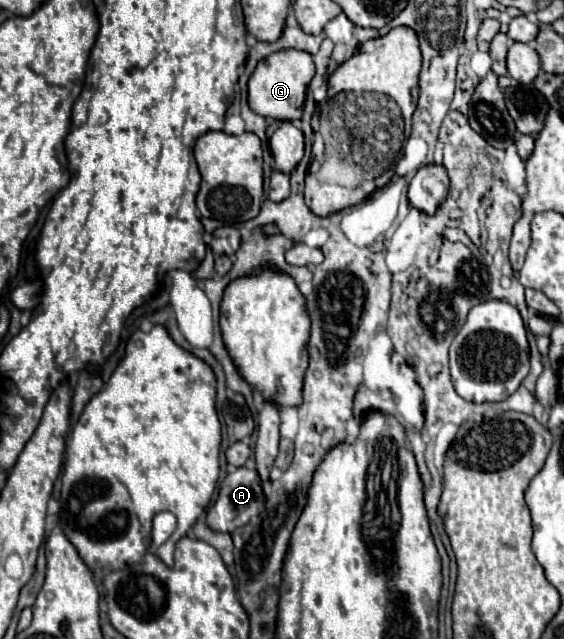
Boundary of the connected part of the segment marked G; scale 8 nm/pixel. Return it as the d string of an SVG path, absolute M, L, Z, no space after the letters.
M284 49L262 59L248 79L248 103L252 111L270 119L290 119L302 117L302 105L306 99L306 87L314 77L314 61L310 53L298 49Z

